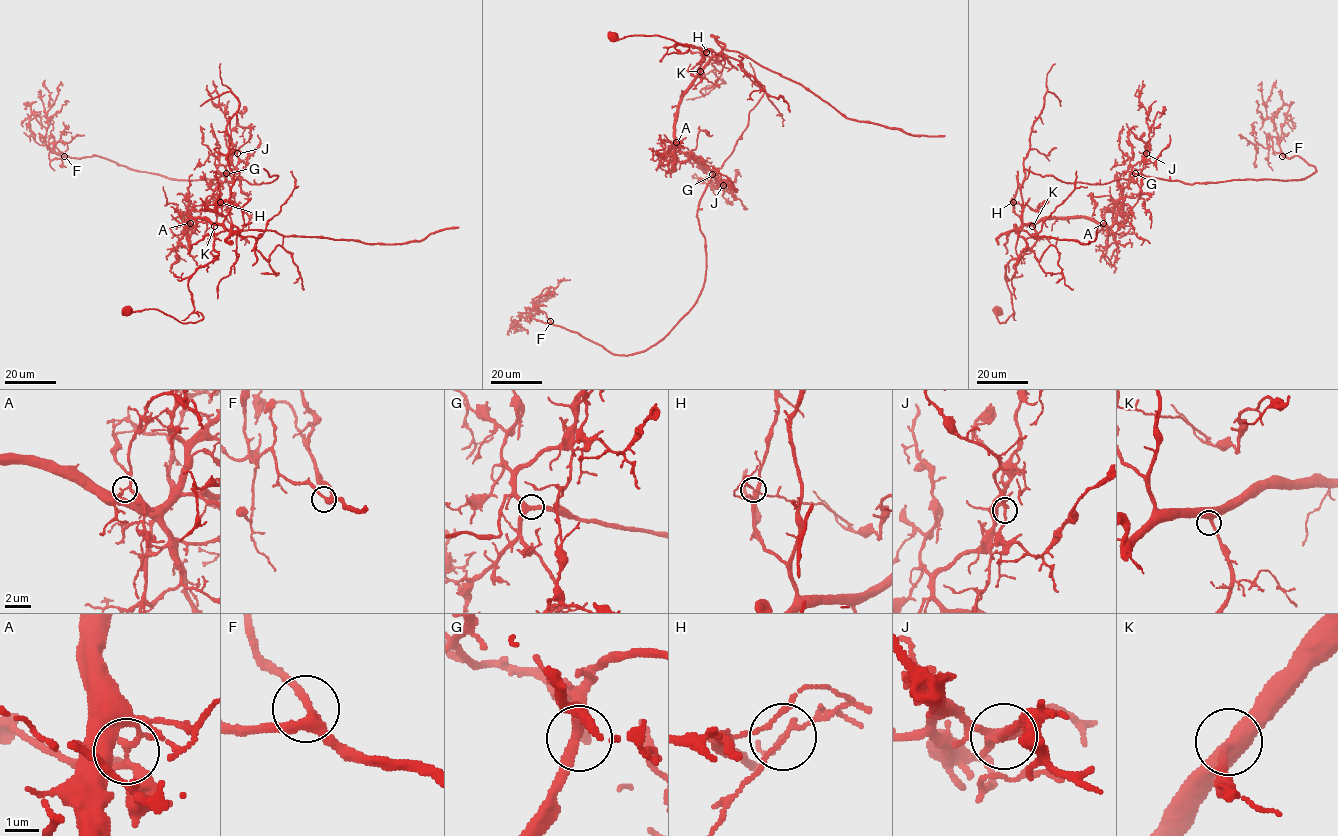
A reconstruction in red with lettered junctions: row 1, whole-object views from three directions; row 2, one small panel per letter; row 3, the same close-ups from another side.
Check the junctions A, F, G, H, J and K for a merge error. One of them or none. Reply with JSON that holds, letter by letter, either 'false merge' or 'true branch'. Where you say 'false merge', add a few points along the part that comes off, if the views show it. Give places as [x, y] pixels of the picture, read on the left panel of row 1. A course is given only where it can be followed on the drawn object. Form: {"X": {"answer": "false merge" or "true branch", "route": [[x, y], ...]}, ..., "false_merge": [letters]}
{"A": {"answer": "false merge", "route": [[190, 222], [226, 174], [214, 184], [178, 180], [53, 152], [44, 142], [45, 80]]}, "F": {"answer": "true branch"}, "G": {"answer": "true branch"}, "H": {"answer": "true branch"}, "J": {"answer": "true branch"}, "K": {"answer": "true branch"}, "false_merge": ["A"]}

